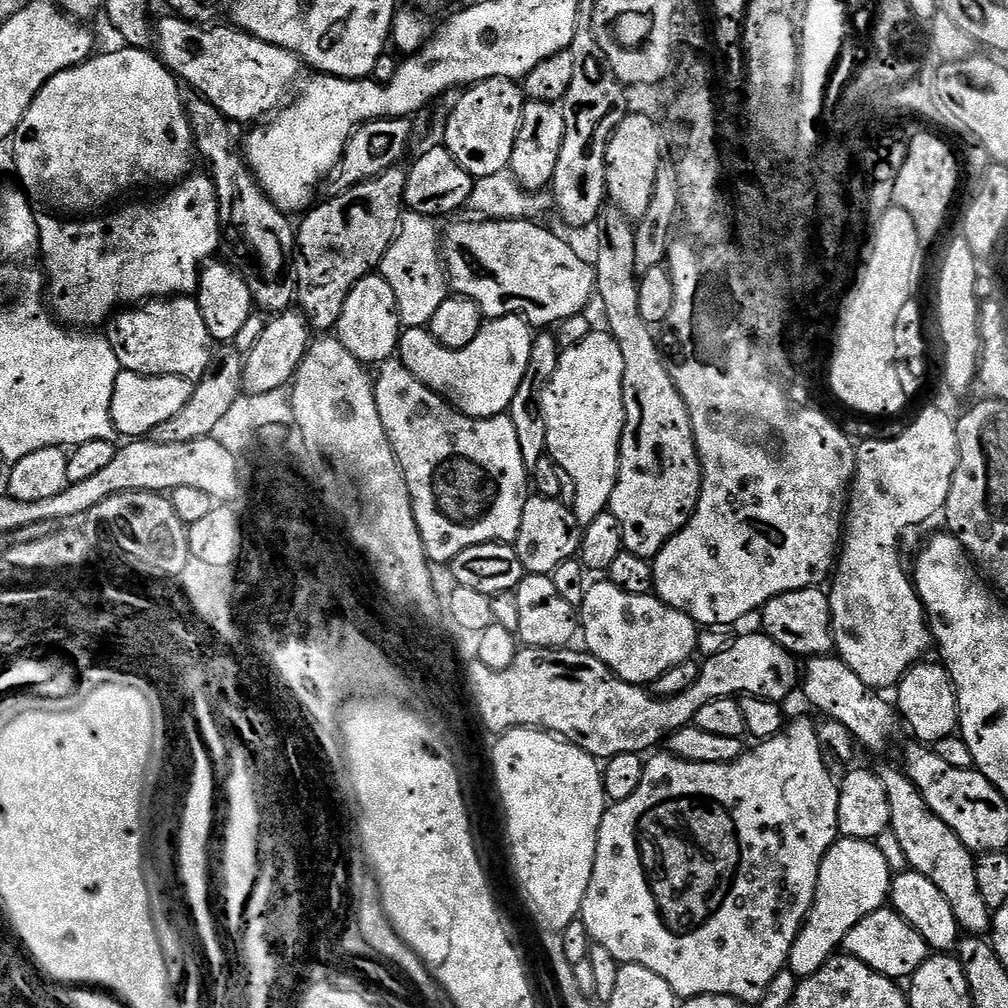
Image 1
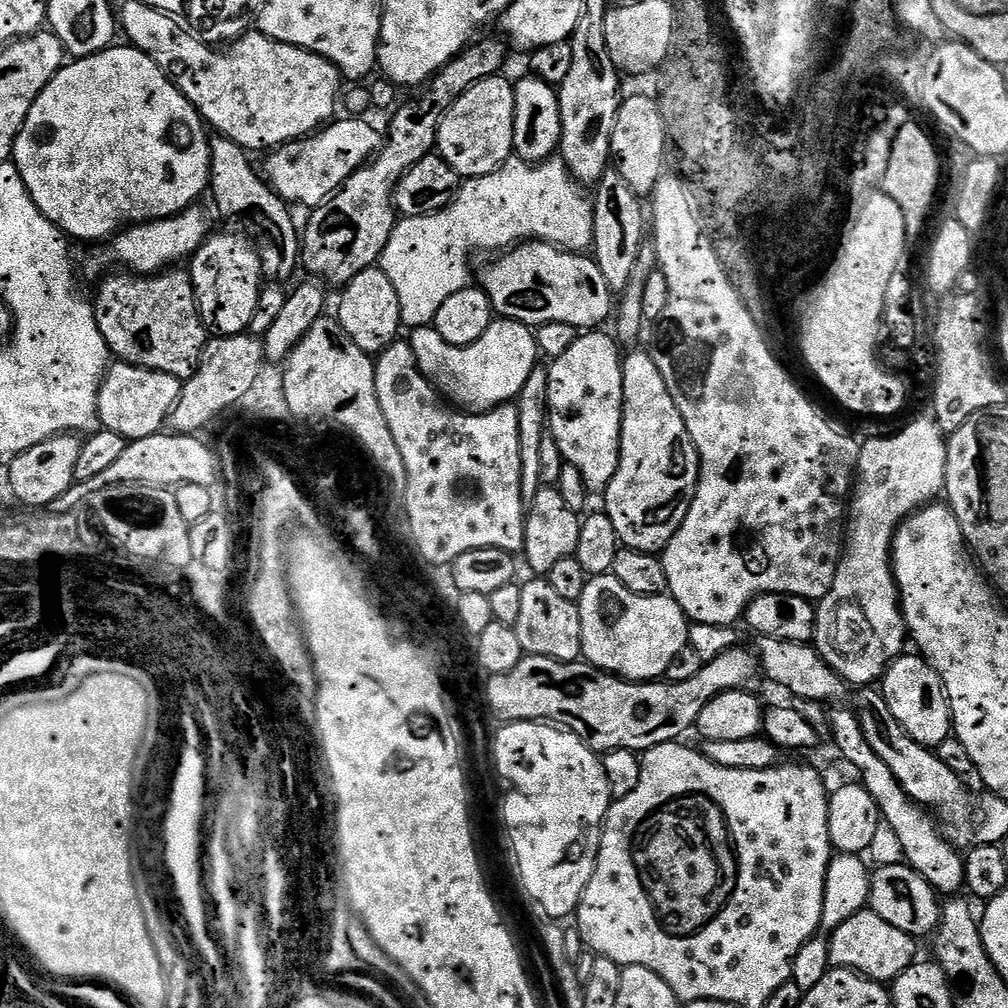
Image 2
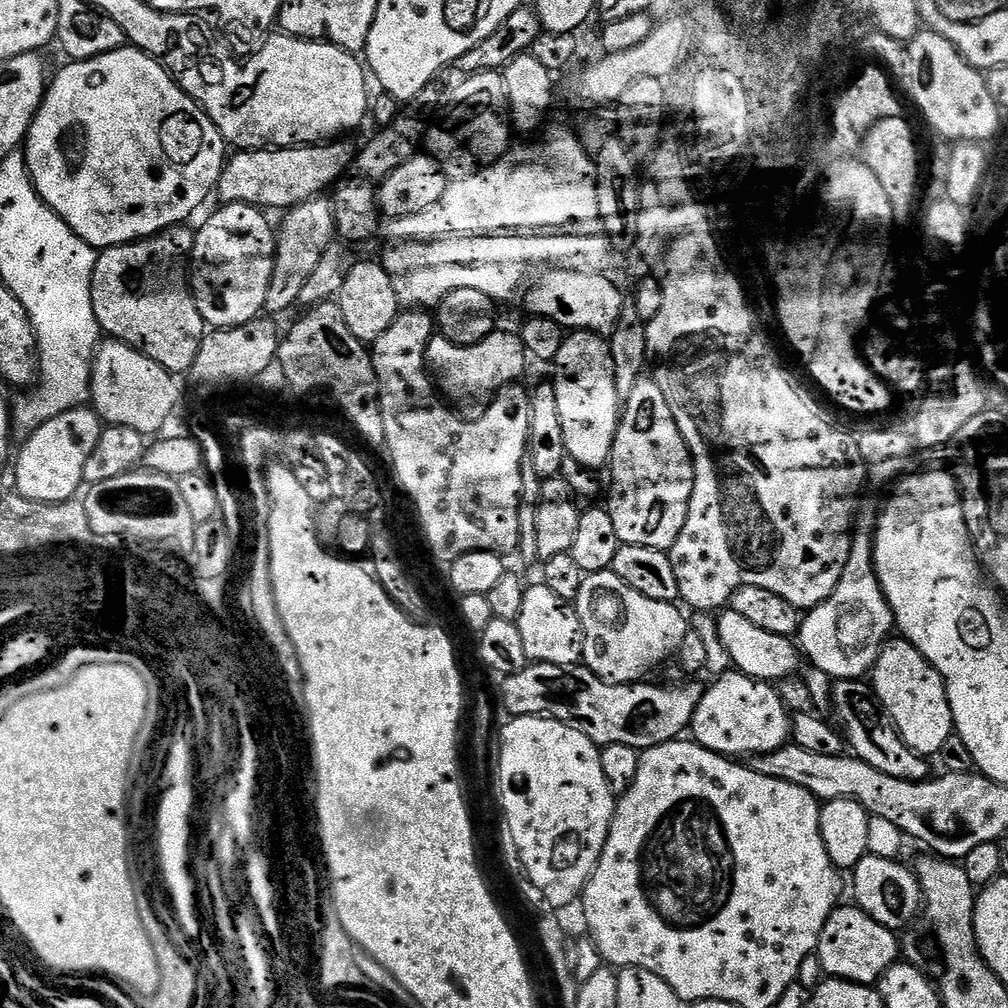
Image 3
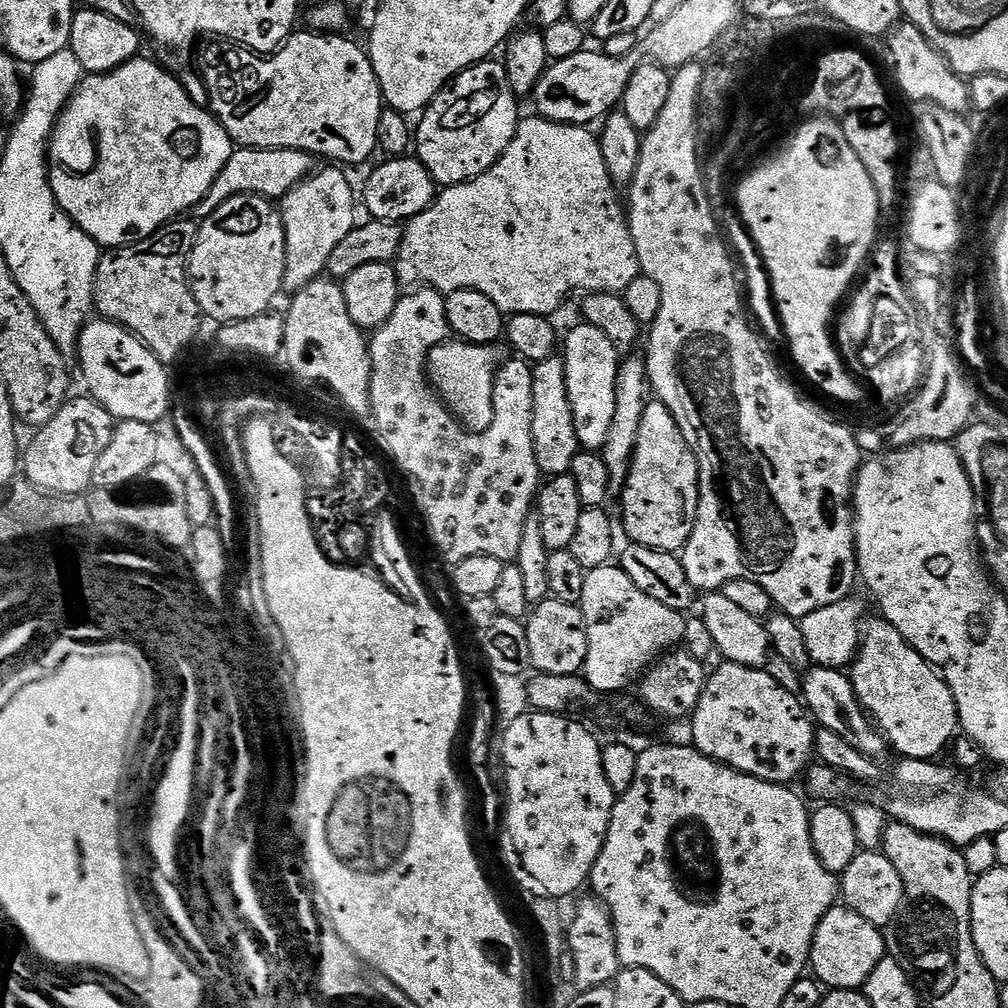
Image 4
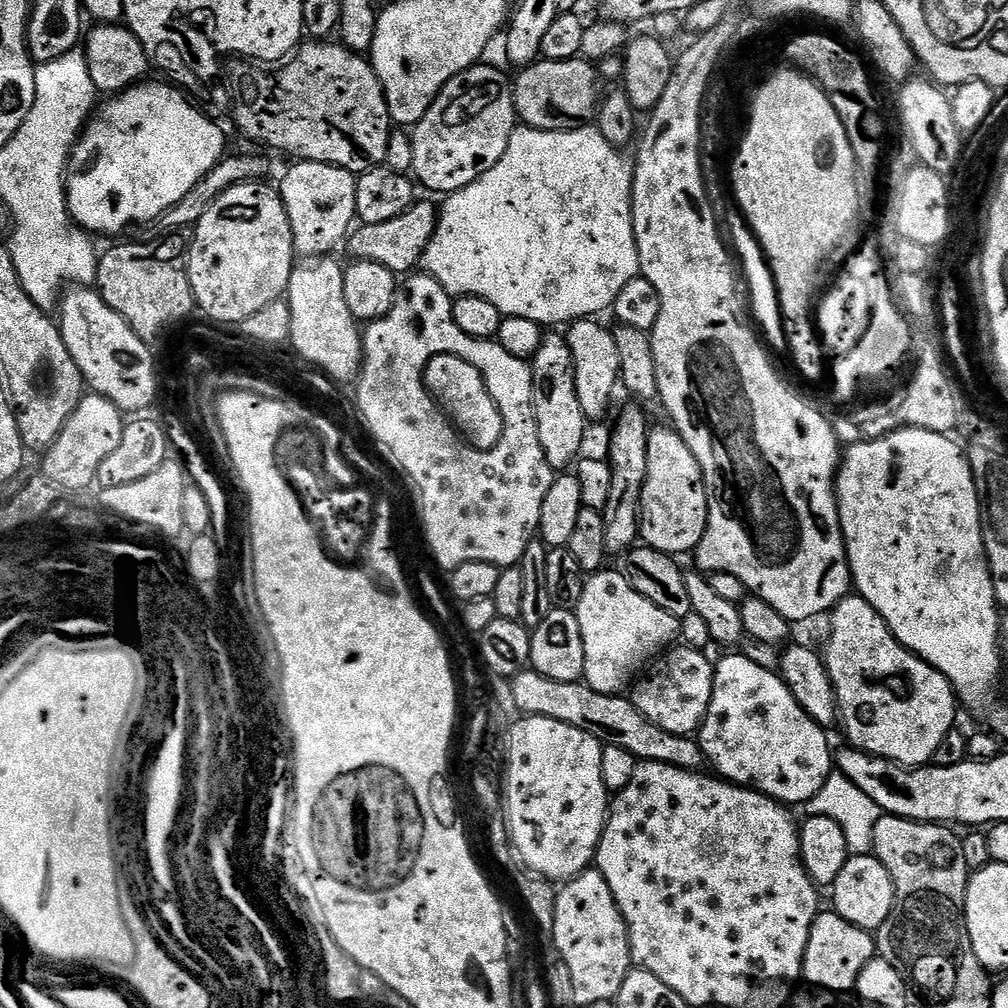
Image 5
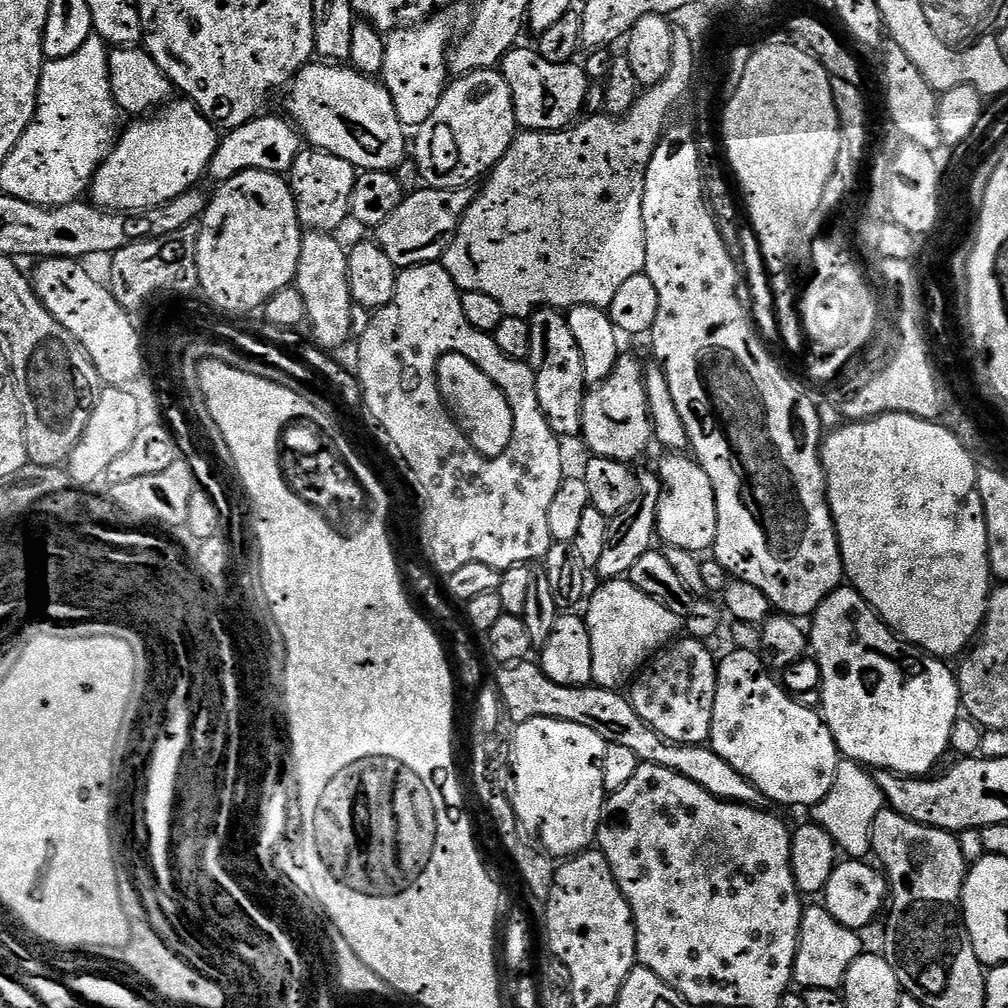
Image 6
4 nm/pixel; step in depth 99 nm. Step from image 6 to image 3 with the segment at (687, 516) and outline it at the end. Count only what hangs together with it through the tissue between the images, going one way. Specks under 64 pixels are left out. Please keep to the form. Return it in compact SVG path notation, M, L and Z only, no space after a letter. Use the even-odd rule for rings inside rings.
M641 378L631 391L628 401L623 403L620 425L612 447L611 468L612 485L609 488L607 485L606 488L606 507L614 521L614 530L620 543L650 546L663 552L671 550L678 534L682 534L682 526L686 526L686 514L694 490L696 471L692 465L690 450L682 438L682 430L678 430L678 422L674 422L674 414L670 414L670 406L666 406L666 394L658 390L655 378Z

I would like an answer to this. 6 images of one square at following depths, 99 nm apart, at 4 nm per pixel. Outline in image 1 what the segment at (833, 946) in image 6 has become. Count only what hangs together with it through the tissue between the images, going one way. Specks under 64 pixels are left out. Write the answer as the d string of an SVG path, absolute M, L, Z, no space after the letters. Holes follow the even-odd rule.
M891 906L874 910L874 914L866 914L866 918L862 918L854 930L846 934L842 948L847 955L866 962L866 966L878 974L897 982L911 978L930 955L926 938L922 938L922 934L918 934L918 930L914 930L914 926L910 926L910 922L906 922L906 918L899 916Z

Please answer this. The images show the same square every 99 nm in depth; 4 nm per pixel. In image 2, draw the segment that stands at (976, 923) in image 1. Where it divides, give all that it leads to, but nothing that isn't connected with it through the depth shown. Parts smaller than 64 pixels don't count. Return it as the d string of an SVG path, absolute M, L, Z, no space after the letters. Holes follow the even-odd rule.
M844 706L833 707L828 713L828 722L832 726L831 741L836 742L837 750L860 771L859 779L878 802L883 823L888 824L901 839L908 867L921 872L926 882L930 882L930 886L935 888L941 897L955 897L959 893L956 891L965 887L964 856L961 849L936 829L935 822L927 816L929 813L904 793L898 778L894 778L893 772L890 771L890 766L886 766L886 762L882 762L882 758L874 754L870 742L866 742L866 734L862 734L862 726L855 711L851 707L840 707Z

